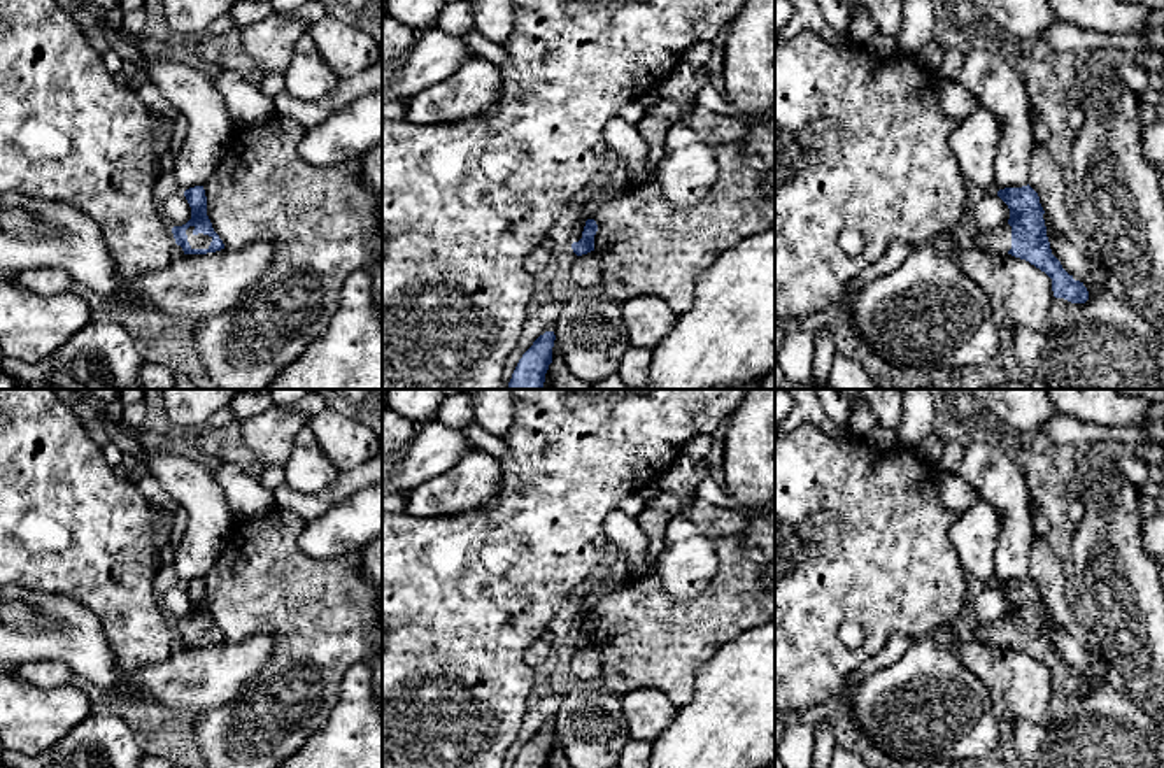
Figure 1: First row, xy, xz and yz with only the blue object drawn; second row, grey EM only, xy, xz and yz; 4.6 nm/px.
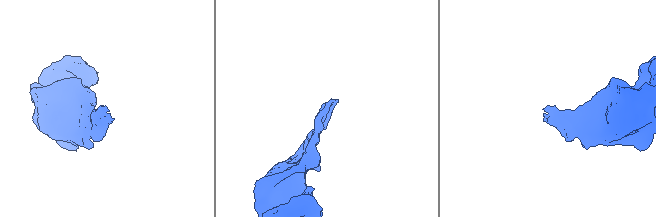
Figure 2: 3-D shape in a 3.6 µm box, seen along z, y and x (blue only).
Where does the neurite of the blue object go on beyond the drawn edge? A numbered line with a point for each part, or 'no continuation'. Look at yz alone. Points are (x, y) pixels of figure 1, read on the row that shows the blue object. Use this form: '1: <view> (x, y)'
1: yz (998, 241)

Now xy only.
1: xy (200, 241)

